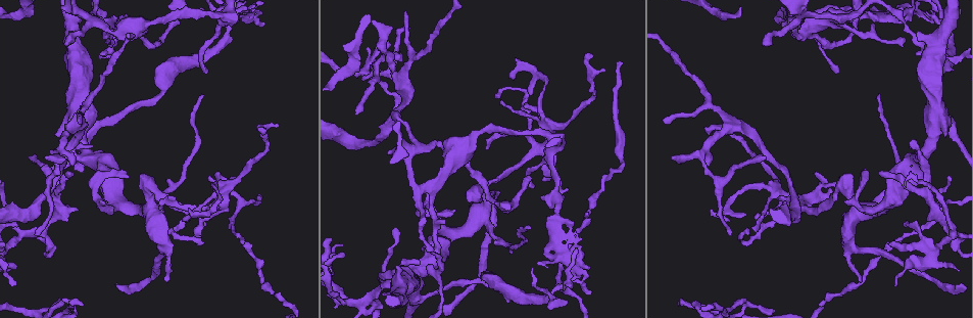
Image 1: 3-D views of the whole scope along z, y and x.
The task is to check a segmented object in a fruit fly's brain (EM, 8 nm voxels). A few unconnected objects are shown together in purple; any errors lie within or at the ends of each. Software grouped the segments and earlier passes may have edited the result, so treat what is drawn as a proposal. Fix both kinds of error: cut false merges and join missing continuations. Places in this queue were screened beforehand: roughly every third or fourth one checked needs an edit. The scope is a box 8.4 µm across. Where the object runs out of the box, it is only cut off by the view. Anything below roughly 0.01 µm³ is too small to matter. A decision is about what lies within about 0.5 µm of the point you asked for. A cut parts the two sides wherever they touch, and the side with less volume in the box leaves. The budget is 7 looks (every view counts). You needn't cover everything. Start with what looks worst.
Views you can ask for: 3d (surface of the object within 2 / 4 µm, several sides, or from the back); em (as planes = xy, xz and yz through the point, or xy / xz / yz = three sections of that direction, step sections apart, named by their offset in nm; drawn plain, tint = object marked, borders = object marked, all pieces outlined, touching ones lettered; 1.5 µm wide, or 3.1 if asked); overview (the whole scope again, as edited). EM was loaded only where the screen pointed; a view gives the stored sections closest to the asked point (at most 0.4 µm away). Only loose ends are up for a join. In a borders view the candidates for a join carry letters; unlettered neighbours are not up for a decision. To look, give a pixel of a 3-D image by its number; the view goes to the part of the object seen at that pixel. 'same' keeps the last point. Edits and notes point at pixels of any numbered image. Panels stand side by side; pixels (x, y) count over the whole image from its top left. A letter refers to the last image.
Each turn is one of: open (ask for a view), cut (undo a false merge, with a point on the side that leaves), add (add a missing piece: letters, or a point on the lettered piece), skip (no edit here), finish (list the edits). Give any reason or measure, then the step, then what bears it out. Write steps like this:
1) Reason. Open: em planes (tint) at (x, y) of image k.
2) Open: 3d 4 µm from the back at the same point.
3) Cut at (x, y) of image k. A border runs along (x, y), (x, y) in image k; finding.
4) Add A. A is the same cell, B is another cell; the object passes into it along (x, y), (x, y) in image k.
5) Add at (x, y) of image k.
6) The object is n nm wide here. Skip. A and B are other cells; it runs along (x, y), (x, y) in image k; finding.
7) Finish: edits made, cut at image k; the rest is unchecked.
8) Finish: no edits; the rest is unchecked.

An open end. Open: em yz step 4 (borders) at (381, 295) of image 1.

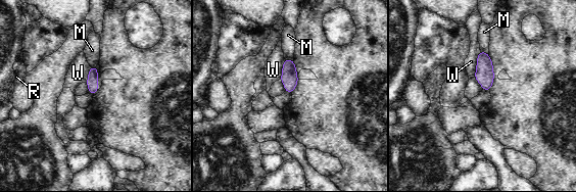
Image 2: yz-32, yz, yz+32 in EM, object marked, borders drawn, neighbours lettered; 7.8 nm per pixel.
Open: em planes (borders) at the same point.

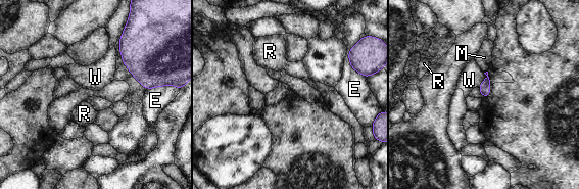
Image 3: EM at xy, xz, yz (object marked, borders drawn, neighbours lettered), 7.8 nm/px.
The longest contact is with W, 130 nm. Skip. E, M, R and W are other cells; no lettered piece goes on from it.

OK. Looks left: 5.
Touches itself. Open: em planes (tint) at (433, 253) of image 1.

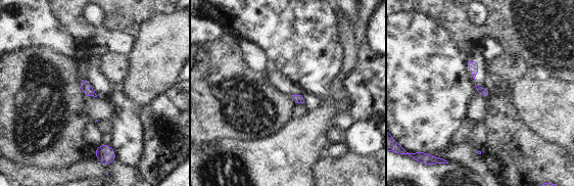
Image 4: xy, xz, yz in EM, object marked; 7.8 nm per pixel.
What lies round it. Open: em planes (borders) at the same point.

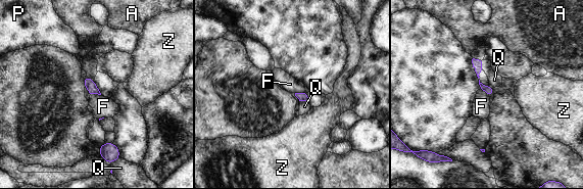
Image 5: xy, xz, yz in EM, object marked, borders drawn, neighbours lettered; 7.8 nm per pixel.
The longest contact is with F, 90 nm. Skip. A, F, P, Q and Z are other cells; a border runs along (295, 92), (303, 92), (305, 94) in image 5; one neuron here.

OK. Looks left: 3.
An open end. Open: em xz step 8 (borders) at (361, 78) of image 1.

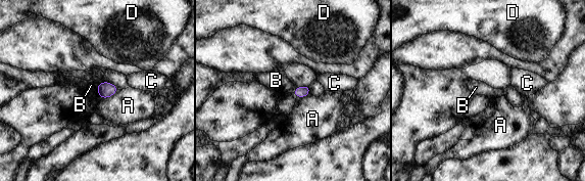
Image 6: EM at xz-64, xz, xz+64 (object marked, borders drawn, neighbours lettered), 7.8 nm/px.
The object is 90 nm wide here. Skip. A, B, C and D are other cells; a border runs along (98, 83), (96, 88) in image 6; no lettered piece goes on from it.

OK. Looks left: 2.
Finish: no edits; the rest is unchecked.

